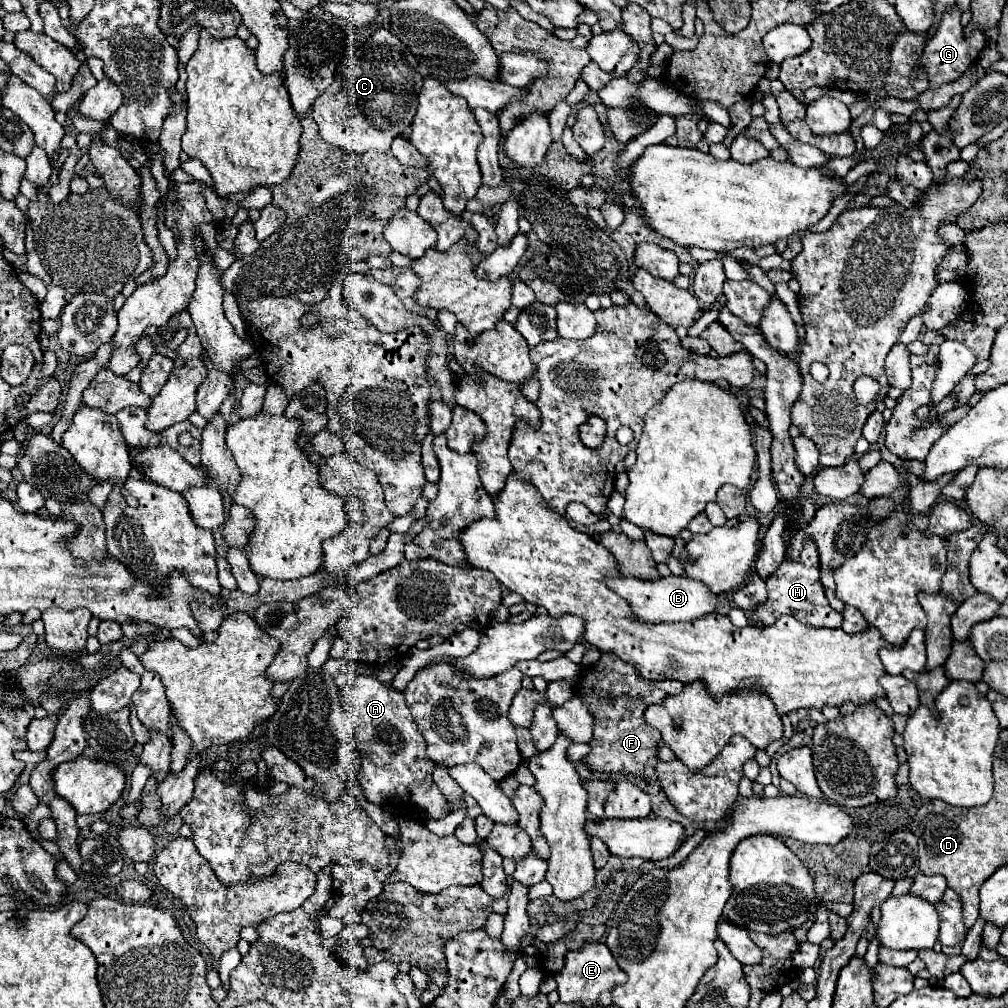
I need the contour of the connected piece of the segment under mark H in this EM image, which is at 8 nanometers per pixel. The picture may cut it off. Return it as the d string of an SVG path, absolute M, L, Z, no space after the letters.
M805 538L799 562L787 562L785 566L779 566L779 570L775 570L775 574L771 574L765 582L769 590L765 604L757 606L755 610L747 610L747 616L751 618L753 624L767 626L773 624L779 616L789 614L813 628L841 628L843 616L829 606L825 590L819 582L819 550L815 542L811 542L811 538Z

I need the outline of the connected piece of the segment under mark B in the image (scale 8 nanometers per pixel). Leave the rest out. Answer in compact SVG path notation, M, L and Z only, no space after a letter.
M615 576L603 578L603 582L621 598L625 598L631 606L635 620L645 624L659 624L659 622L687 622L711 614L717 606L717 596L709 592L709 588L697 580L685 576L667 576L657 580L637 580L631 576Z

